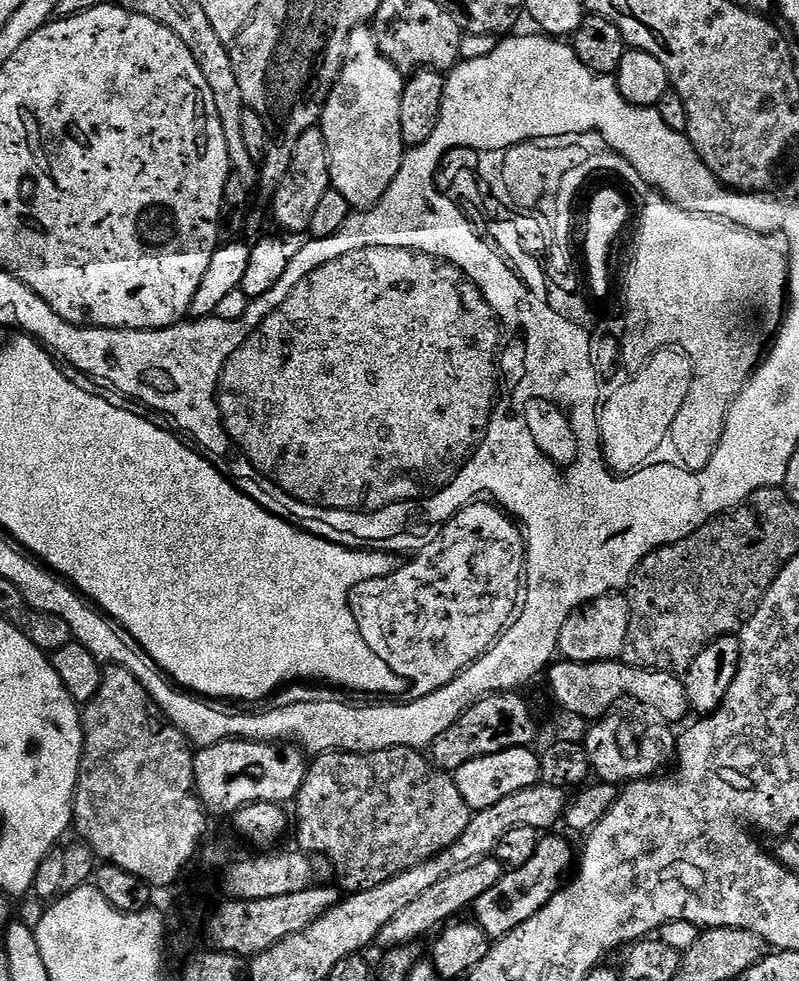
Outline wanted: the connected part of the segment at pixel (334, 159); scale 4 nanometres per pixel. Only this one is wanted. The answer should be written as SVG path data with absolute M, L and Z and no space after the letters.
M371 27L355 28L344 51L344 65L328 95L320 115L328 161L330 185L353 210L373 208L390 190L390 182L404 161L406 145L402 138L402 90L405 73L394 67L378 50Z

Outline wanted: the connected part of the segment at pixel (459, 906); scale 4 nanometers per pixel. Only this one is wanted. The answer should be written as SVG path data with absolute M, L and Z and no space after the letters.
M495 858L479 860L476 864L468 864L462 870L450 874L450 878L442 878L430 890L426 890L415 902L410 902L410 906L405 906L387 926L382 929L379 943L385 949L397 948L399 944L412 944L418 936L424 936L427 932L435 933L441 926L447 925L449 921L459 914L463 908L471 909L494 882L498 882L504 877L505 865Z

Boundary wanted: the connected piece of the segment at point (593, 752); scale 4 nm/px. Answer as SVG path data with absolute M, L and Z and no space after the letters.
M609 714L591 725L588 737L582 740L592 763L593 773L603 783L623 786L633 780L647 780L663 773L676 758L678 736L669 725L647 720L644 716Z

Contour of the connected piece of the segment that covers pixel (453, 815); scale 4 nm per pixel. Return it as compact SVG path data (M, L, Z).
M387 748L377 752L322 752L309 763L308 773L302 782L302 790L296 795L294 801L296 807L296 820L294 816L294 828L296 824L296 840L299 851L311 854L313 857L323 857L331 864L335 883L345 893L370 890L374 886L382 886L382 882L390 882L398 874L434 858L438 852L446 850L460 837L462 830L470 826L470 818L473 811L466 806L462 794L458 794L458 786L455 779L449 773L442 771L432 763L431 759L423 751L415 748Z

